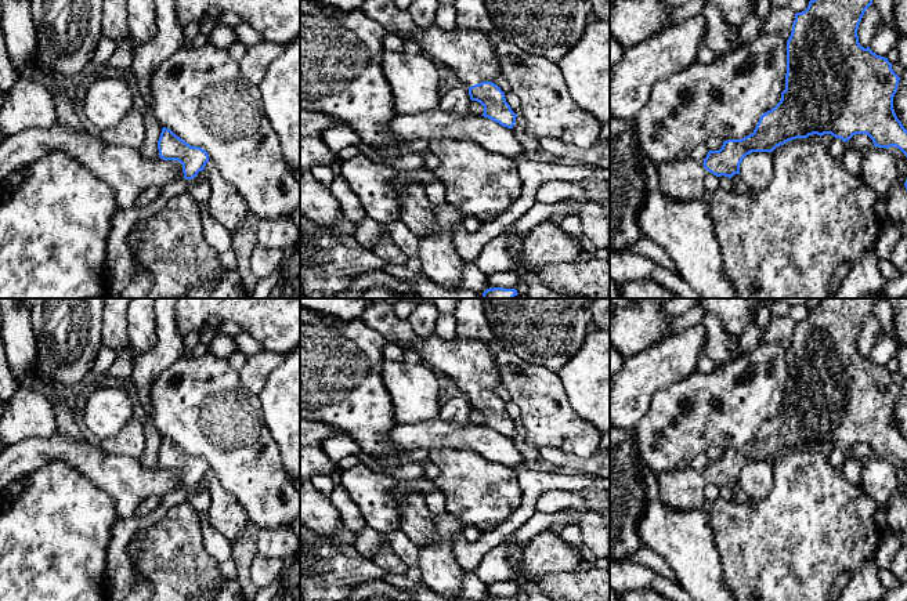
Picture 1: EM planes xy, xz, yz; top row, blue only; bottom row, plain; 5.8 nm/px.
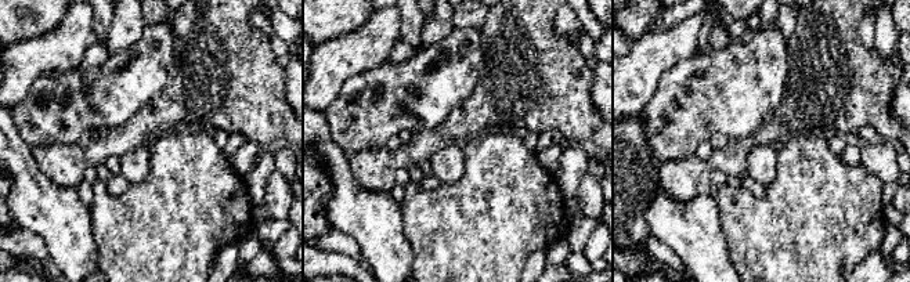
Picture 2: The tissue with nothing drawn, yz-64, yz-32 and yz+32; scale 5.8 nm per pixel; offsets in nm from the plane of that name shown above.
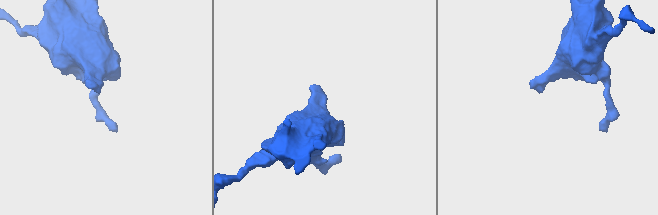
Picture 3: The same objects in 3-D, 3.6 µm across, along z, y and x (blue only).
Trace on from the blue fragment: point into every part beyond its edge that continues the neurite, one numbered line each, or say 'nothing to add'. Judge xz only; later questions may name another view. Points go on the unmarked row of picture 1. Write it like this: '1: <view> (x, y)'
1: xz (470, 364)

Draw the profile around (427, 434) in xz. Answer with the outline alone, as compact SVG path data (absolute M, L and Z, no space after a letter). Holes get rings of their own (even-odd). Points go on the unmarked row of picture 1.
M438 417L412 424L395 424L390 431L390 441L406 449L470 449L489 461L514 470L524 463L512 438L484 426L451 424Z

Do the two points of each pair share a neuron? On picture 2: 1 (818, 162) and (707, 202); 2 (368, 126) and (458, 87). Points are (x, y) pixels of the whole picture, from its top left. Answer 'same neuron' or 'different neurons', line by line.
1: different neurons
2: same neuron

